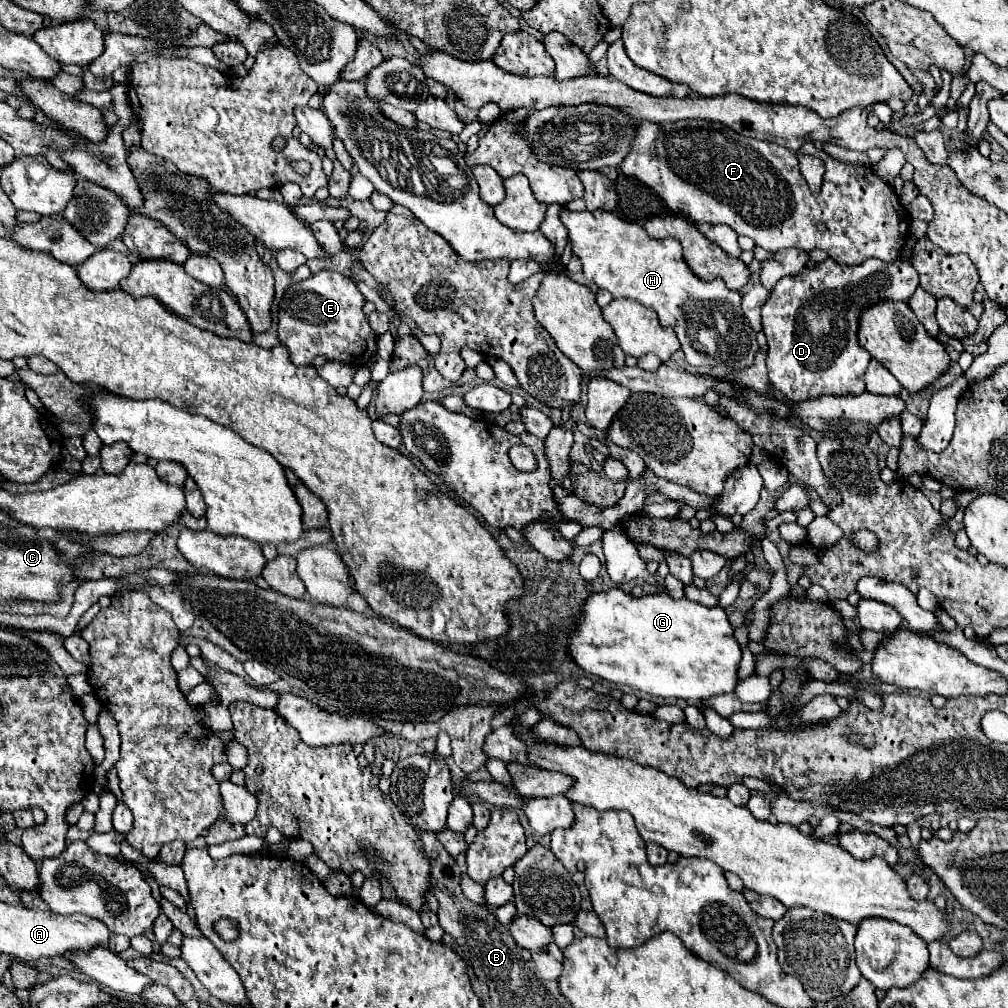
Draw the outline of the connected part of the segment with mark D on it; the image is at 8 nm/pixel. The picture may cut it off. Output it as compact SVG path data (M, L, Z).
M826 259L816 267L806 267L800 275L780 279L762 307L762 331L768 339L766 365L772 387L794 403L822 395L862 393L864 371L872 357L858 343L860 315L866 307L884 299L908 303L916 287L918 275L908 259L896 259L896 263L866 259L852 267Z

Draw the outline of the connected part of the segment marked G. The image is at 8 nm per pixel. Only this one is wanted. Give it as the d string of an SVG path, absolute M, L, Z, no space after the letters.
M618 587L606 593L592 593L588 597L578 631L568 643L568 653L586 673L608 679L610 683L628 685L666 699L674 697L696 701L708 701L716 695L734 693L738 685L738 667L742 661L740 643L736 641L734 627L730 625L722 607L704 607L686 597L676 601L666 593L642 595L634 599Z

